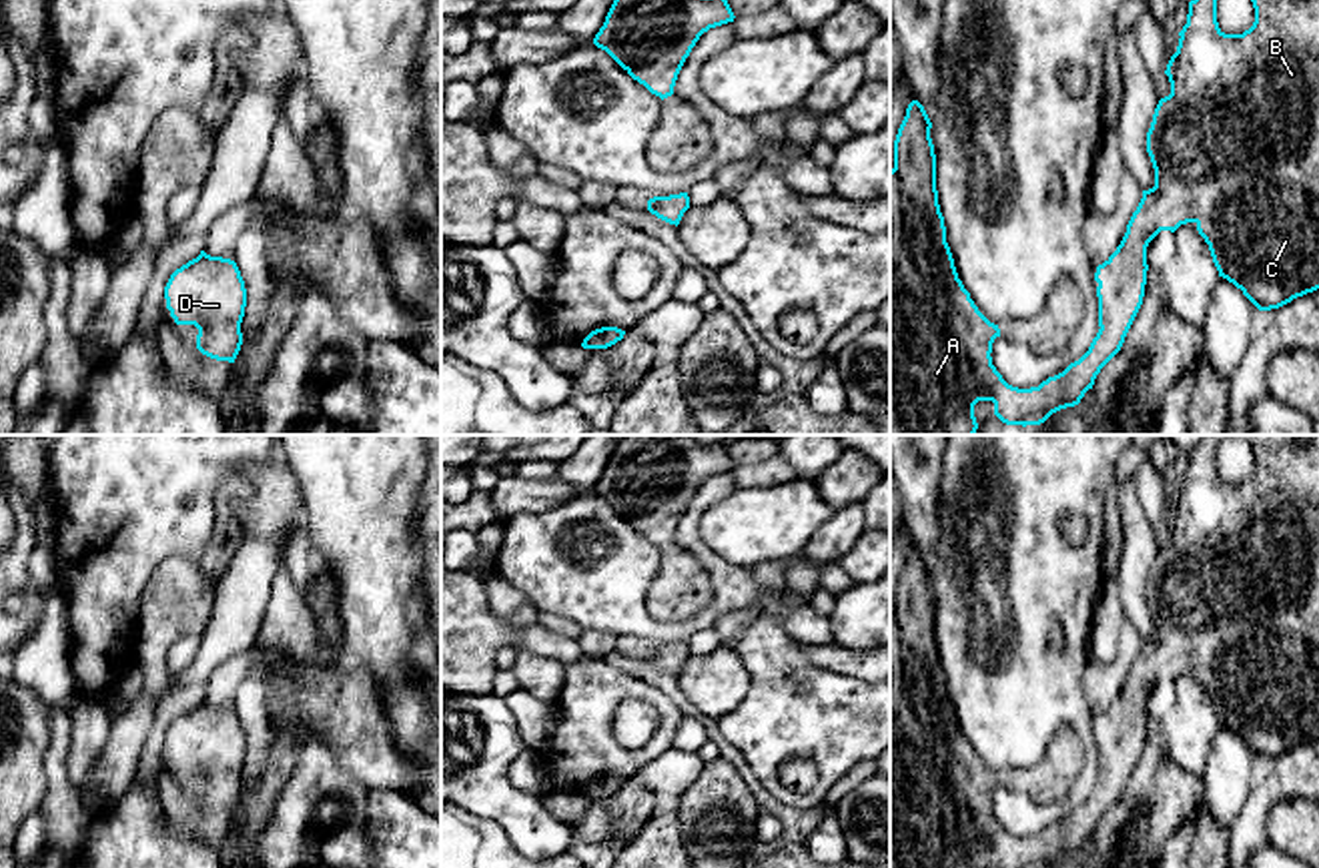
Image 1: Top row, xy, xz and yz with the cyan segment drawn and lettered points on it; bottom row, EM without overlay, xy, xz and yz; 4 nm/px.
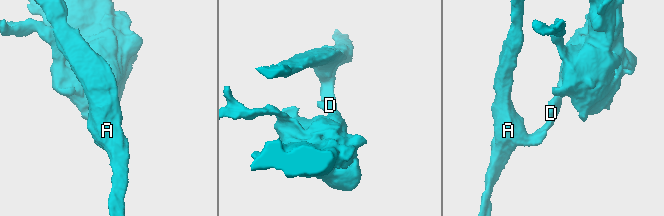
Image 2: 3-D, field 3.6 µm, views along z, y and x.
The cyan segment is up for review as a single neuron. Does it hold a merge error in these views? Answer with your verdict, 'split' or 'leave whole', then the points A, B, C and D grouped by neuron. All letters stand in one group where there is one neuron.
leave whole; groups A B C D

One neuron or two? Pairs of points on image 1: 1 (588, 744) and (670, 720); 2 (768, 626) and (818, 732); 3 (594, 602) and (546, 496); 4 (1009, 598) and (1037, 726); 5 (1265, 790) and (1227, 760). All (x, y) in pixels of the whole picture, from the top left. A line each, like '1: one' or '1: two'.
1: one
2: one
3: two
4: one
5: two

